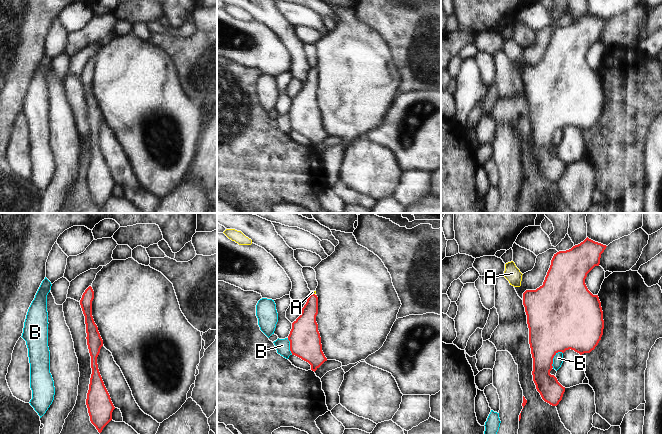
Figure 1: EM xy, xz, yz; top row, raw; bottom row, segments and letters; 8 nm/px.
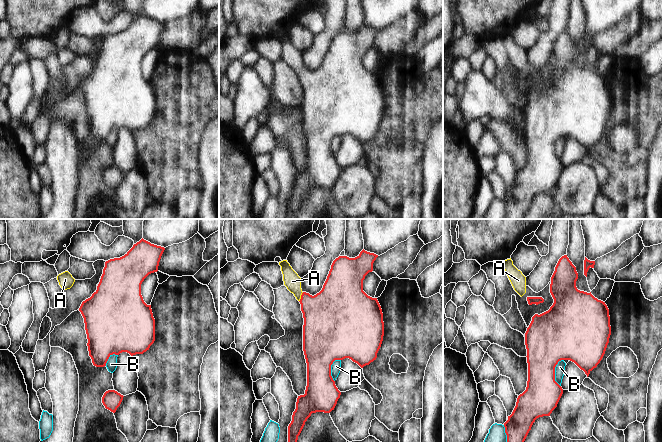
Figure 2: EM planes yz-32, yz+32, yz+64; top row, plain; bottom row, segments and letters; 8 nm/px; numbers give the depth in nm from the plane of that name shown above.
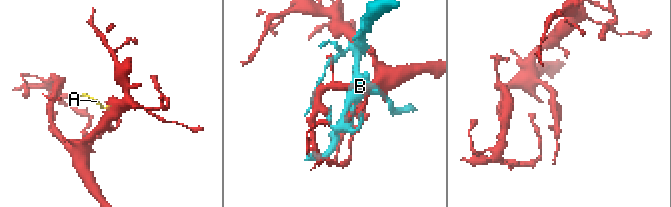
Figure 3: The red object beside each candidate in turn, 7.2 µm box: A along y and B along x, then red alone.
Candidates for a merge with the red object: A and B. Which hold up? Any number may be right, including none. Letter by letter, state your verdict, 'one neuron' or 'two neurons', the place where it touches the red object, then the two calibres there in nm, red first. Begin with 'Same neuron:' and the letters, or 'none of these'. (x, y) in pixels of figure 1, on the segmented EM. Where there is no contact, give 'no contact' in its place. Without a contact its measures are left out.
Same neuron: A
A: one neuron | xz (313, 294) | 170/30 nm
B: two neurons | yz (553, 357) | 420/80 nm

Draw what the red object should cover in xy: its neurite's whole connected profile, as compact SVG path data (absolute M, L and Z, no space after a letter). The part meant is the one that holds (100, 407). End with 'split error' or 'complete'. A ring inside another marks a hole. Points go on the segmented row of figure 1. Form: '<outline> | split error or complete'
M89 286L82 295L80 305L85 316L87 345L91 356L92 374L90 378L89 390L87 393L86 405L91 423L99 433L112 420L112 412L115 409L110 395L104 385L100 375L97 357L103 346L103 340L98 331L98 327L92 316L92 301L94 291Z | complete

